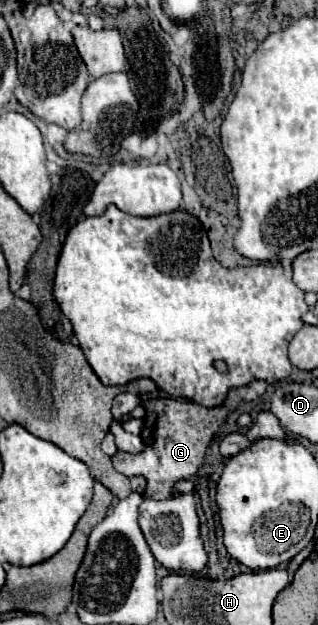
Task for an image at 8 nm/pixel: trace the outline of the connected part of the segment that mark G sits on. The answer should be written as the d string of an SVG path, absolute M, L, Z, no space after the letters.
M253 381L245 387L235 387L227 393L225 401L217 407L203 407L187 399L171 399L171 397L155 397L145 399L145 427L143 427L143 441L145 449L137 455L117 451L111 461L115 471L123 473L125 477L141 475L147 481L145 497L149 499L169 499L175 495L175 483L181 479L189 479L197 473L203 463L205 451L211 443L213 433L225 421L225 417L235 411L239 405L249 403L265 393L267 385L263 381Z

